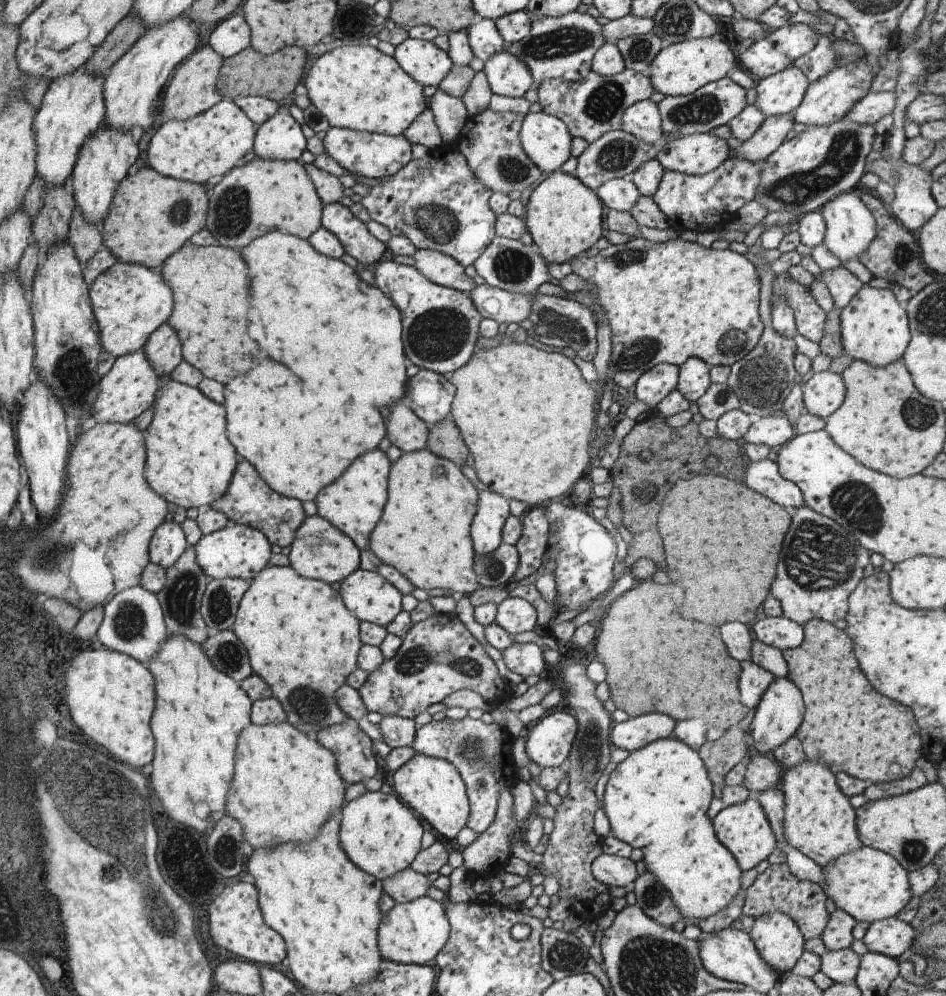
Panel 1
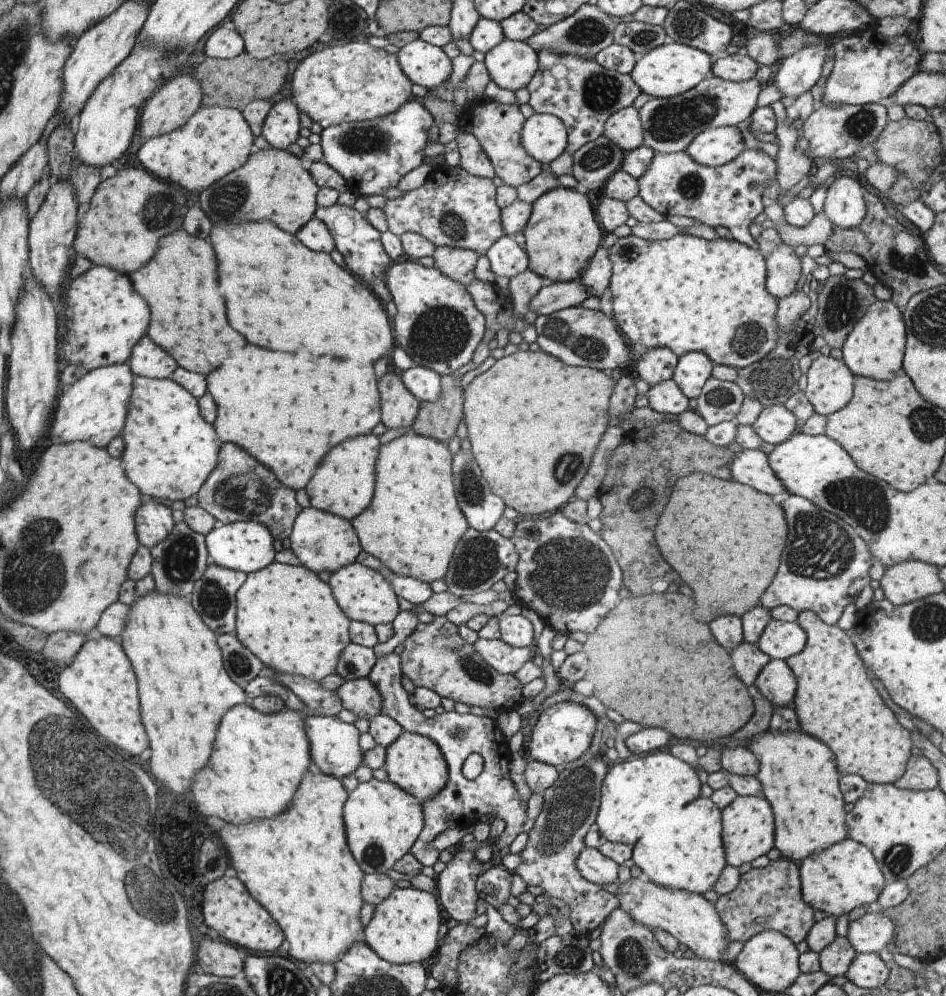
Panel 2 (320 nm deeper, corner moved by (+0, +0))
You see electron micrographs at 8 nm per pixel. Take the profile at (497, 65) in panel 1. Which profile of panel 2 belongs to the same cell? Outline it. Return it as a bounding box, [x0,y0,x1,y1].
[483,40,538,92]

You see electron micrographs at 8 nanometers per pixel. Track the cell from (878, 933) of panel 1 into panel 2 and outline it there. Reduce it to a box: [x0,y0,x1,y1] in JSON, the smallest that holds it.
[848,910,895,953]

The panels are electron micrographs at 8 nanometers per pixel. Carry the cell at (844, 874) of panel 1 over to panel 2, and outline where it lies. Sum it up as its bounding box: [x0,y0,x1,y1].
[799,838,886,918]

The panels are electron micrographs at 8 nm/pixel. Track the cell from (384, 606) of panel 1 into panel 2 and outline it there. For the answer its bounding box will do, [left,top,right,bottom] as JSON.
[328,561,400,627]

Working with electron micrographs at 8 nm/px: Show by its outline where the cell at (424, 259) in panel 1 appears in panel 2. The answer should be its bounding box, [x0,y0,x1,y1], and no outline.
[433,247,479,287]

